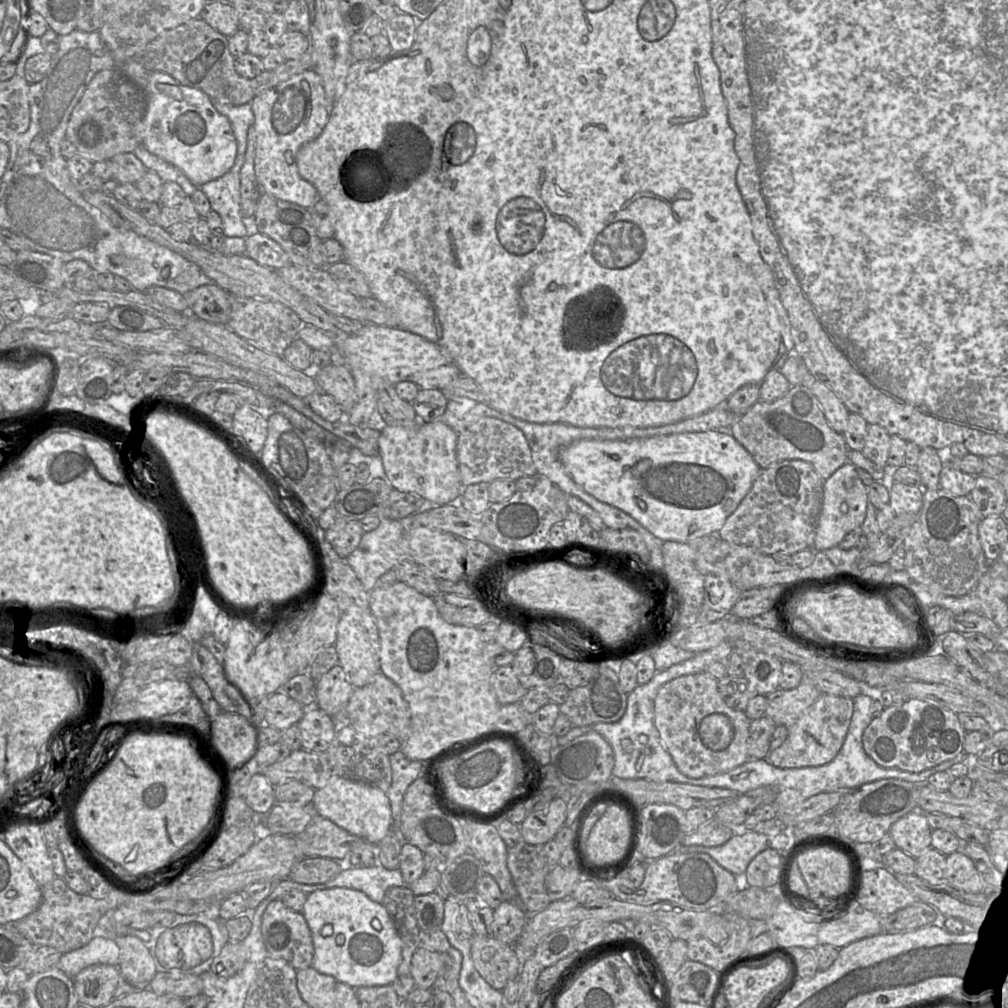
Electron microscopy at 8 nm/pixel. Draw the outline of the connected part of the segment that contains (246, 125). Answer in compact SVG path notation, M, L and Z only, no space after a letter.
M216 101L212 102L217 111L226 116L230 121L238 145L237 154L245 156L248 144L248 131L254 123L251 104L233 106L219 104Z

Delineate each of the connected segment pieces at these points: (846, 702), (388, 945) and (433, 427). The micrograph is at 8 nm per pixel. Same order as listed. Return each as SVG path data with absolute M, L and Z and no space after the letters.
M821 694L817 700L788 730L788 736L780 747L769 752L765 758L778 768L803 768L822 766L832 761L840 751L846 737L853 713L853 699L848 697Z
M330 888L308 894L301 914L309 926L313 941L314 955L311 968L353 989L391 985L402 961L402 942L393 920L382 904L372 901L358 890Z
M442 420L416 427L386 425L380 431L378 455L393 489L423 497L437 506L457 502L463 485L456 455L458 433Z

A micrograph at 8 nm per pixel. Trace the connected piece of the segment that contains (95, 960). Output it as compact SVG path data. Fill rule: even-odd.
M95 936L83 947L63 953L55 967L73 978L92 965L117 965L118 958L119 947L111 937Z

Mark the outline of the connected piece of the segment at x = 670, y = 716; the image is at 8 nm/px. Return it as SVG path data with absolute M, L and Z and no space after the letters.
M706 672L681 676L663 684L655 698L655 726L678 770L689 778L714 776L750 760L751 720L725 703L717 682Z

